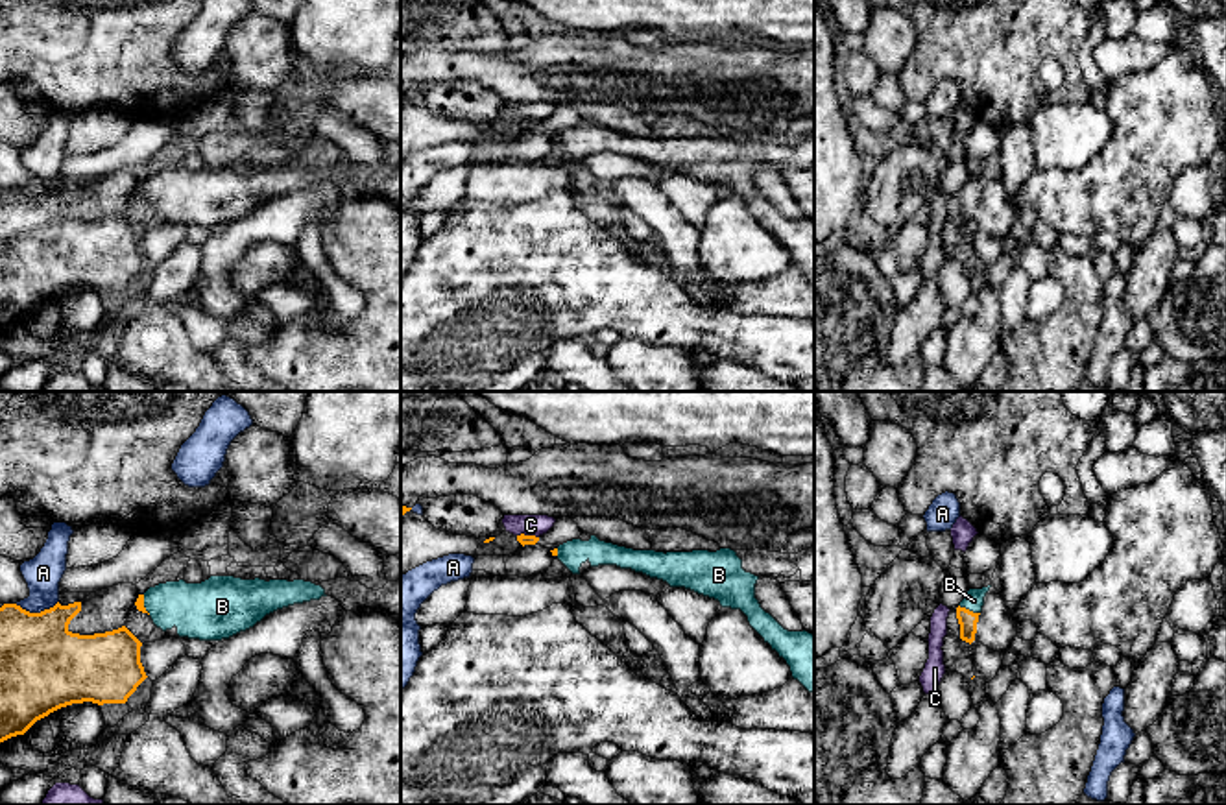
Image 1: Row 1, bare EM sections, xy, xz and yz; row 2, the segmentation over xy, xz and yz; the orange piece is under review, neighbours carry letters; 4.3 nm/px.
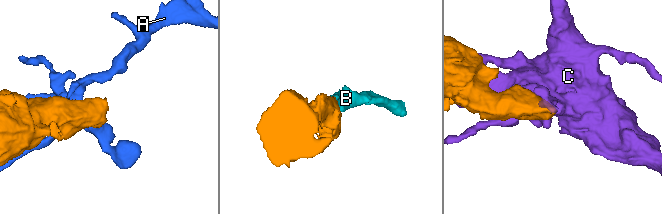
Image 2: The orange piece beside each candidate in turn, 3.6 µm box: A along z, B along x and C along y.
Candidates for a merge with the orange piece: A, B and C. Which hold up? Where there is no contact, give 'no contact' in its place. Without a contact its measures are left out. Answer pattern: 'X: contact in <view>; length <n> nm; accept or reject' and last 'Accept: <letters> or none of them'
A: contact in xy; length 190 nm; reject
B: contact in yz; length 100 nm; accept
C: contact in xz; length 100 nm; reject
Accept: B

